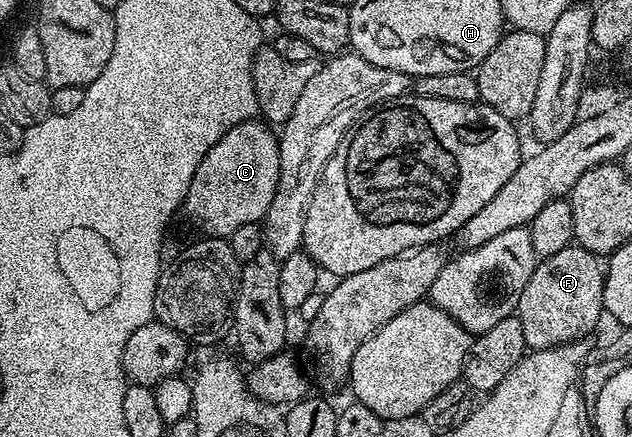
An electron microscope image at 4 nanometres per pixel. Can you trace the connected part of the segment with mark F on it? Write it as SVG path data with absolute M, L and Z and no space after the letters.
M571 246L559 250L556 254L539 259L528 284L519 295L516 315L520 318L520 326L524 329L524 342L527 349L555 348L561 344L572 344L589 337L589 332L604 320L602 299L604 298L604 264L599 257L588 250Z

